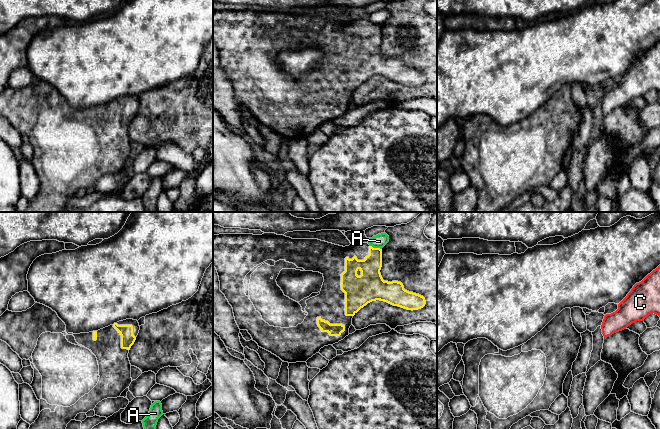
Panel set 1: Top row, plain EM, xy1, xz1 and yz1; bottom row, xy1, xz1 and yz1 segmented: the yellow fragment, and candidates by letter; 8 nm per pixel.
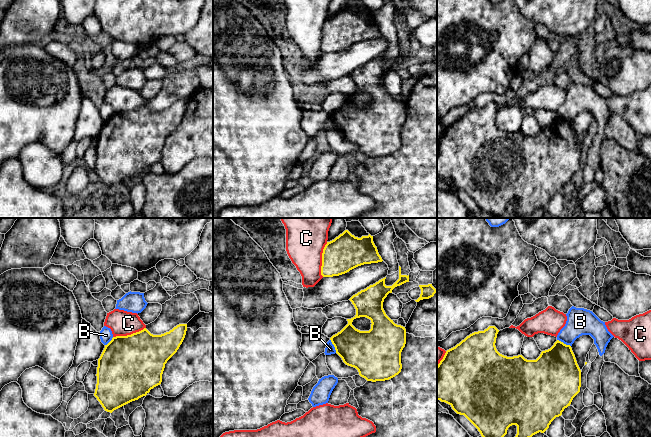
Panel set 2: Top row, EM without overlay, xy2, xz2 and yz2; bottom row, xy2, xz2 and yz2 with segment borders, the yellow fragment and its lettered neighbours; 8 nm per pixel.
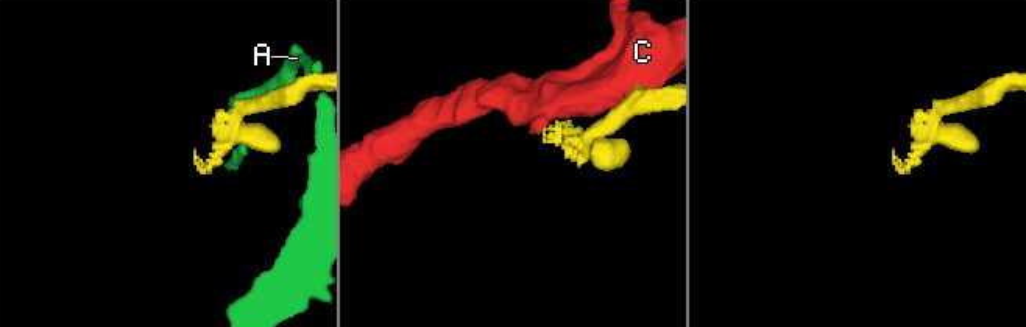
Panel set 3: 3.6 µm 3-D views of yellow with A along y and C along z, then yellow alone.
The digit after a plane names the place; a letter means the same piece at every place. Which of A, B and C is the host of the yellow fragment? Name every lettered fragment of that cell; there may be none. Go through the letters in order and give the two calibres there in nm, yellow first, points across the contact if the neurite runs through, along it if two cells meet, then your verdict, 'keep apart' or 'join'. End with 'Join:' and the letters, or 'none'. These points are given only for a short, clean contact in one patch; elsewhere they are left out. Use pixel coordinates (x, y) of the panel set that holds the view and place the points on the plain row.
A: calibres 170 and 110 nm; keep apart
B: calibres 380 and 220 nm; border yz2 (557, 115), (570, 122); keep apart
C: calibres 280 and 300 nm; keep apart
Join: none

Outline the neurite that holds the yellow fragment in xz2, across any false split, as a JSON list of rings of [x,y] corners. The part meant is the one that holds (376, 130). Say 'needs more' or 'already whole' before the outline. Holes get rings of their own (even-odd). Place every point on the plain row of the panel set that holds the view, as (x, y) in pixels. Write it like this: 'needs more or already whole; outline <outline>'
already whole; outline [[[399,42],[399,55],[392,62],[386,62],[385,55],[386,53],[349,75],[356,85],[356,91],[351,95],[347,95],[348,100],[330,114],[336,129],[342,134],[343,138],[356,144],[361,153],[372,158],[389,156],[401,148],[401,128],[406,120],[405,103],[395,100],[386,91],[383,78],[395,63],[409,58],[409,51],[402,51]],[[360,93],[371,96],[372,100],[369,107],[360,107],[352,101],[353,96]]]

